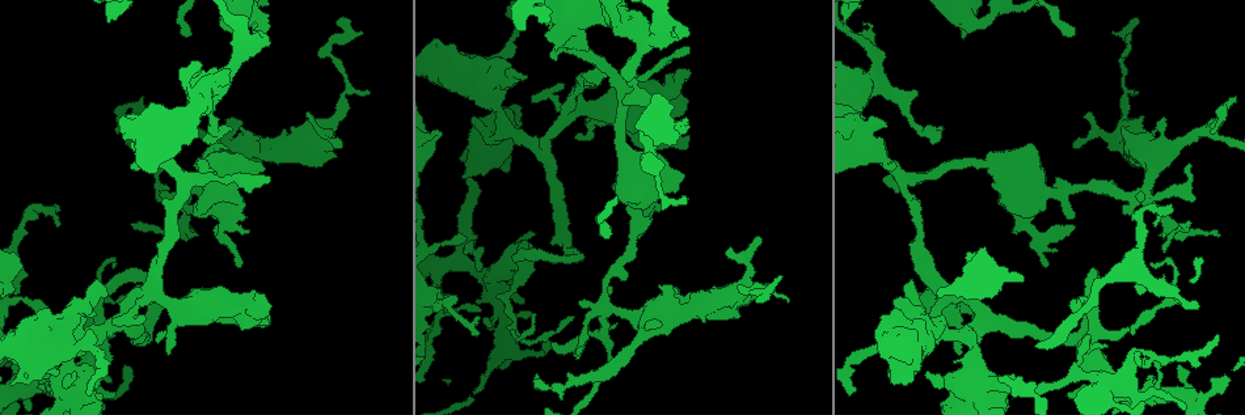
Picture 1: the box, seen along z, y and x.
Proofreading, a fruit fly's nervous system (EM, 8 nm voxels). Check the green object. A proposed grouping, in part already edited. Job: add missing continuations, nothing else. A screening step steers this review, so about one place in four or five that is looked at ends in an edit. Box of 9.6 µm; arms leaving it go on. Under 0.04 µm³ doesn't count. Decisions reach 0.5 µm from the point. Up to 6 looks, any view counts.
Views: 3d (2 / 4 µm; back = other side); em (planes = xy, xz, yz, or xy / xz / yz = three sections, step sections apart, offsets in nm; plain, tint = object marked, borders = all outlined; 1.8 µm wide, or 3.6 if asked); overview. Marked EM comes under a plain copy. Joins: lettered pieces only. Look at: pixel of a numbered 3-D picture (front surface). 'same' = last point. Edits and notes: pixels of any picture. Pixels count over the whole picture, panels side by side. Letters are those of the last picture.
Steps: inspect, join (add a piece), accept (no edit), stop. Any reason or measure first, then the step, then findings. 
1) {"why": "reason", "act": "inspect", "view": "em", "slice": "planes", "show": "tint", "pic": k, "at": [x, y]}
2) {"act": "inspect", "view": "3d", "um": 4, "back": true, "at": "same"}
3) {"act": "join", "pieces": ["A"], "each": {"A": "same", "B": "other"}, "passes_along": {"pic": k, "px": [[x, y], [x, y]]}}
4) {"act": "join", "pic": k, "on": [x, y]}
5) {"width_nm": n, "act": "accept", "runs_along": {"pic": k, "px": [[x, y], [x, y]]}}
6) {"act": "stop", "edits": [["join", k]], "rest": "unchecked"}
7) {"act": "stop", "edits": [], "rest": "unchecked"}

{"why": "tapers out", "act": "inspect", "view": "em", "slice": "xy", "step": 16, "show": "borders", "pic": 1, "at": [269, 181]}

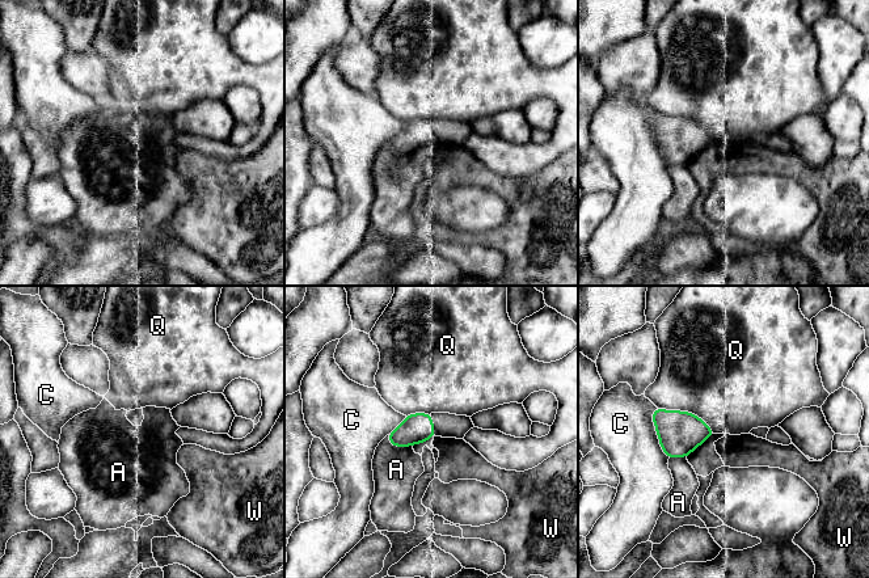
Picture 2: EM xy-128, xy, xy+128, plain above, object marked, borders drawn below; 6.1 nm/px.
{"act": "inspect", "view": "em", "slice": "planes", "show": "borders", "at": "same"}

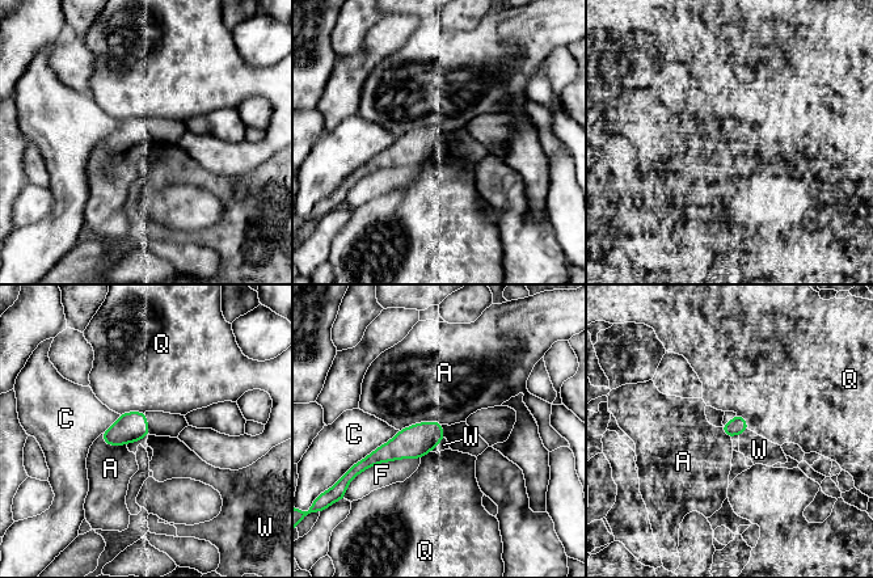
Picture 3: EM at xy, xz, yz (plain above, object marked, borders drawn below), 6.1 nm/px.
{"act": "accept", "each": {"A": "other", "C": "other", "F": "other", "Q": "other", "W": "other"}, "border": {"pic": 3, "px": [[749, 429], [739, 435]]}, "found": "none of them fits"}

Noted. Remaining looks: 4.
{"act": "inspect", "view": "em", "slice": "planes", "show": "borders", "pic": 1, "at": [338, 146]}

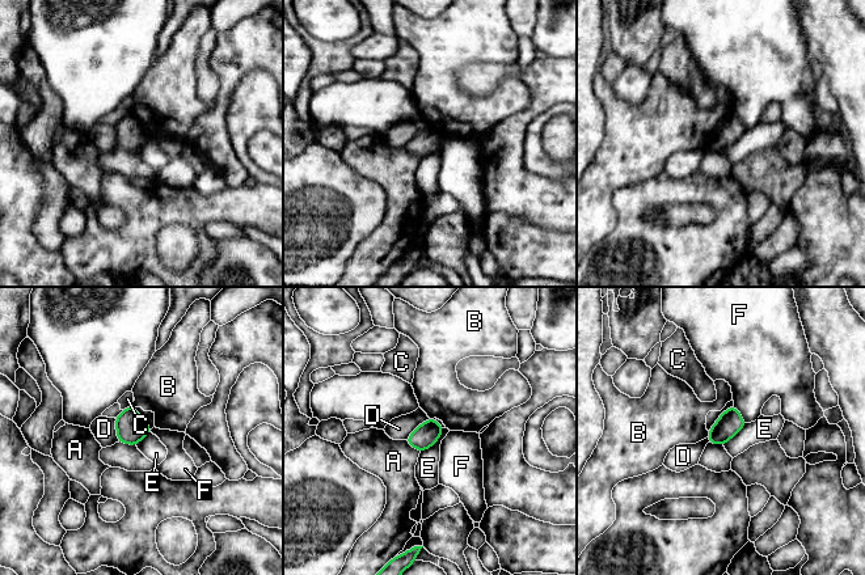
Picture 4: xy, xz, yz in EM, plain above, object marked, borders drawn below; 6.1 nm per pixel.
{"width_nm": 150, "act": "accept", "each": {"A": "other", "B": "other", "C": "other", "D": "other", "E": "other", "F": "other"}, "border": {"pic": 4, "px": [[444, 427], [441, 436], [420, 453]]}, "found": "none of them fits"}

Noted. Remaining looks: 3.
{"act": "inspect", "view": "3d", "um": 2, "back": true, "pic": 1, "at": [683, 129]}

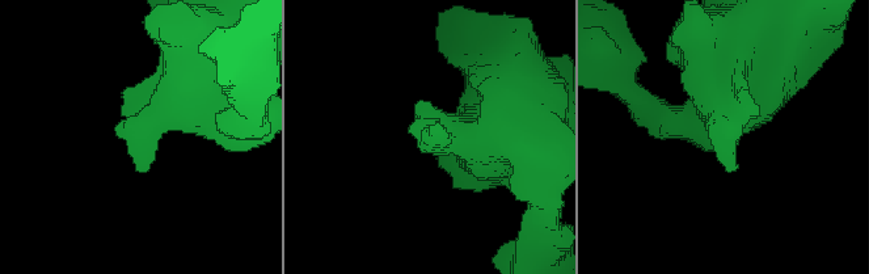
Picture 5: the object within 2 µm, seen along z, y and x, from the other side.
{"act": "inspect", "view": "em", "slice": "yz", "step": 8, "show": "borders", "pic": 5, "at": [136, 171]}

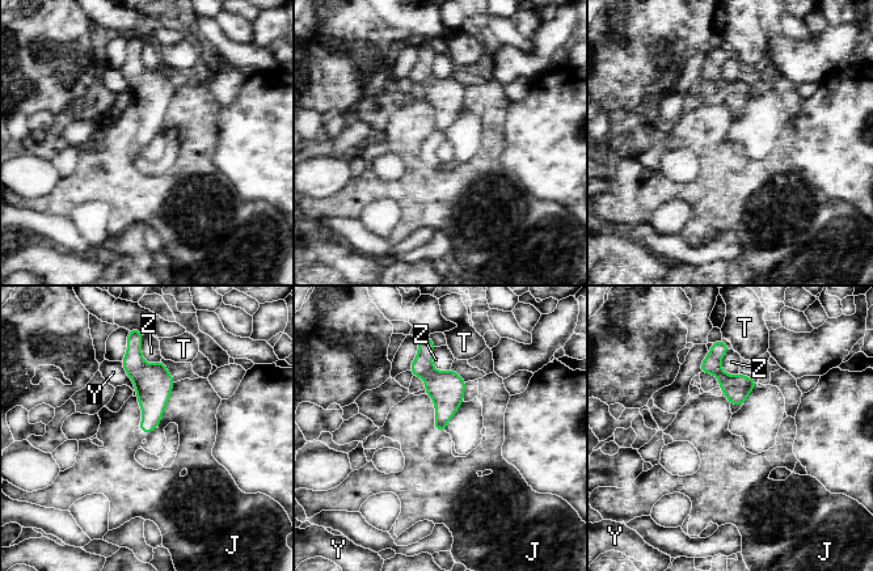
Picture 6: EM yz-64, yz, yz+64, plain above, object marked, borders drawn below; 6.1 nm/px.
{"why": "cut it another way", "act": "inspect", "view": "em", "slice": "planes", "show": "borders", "at": "same"}

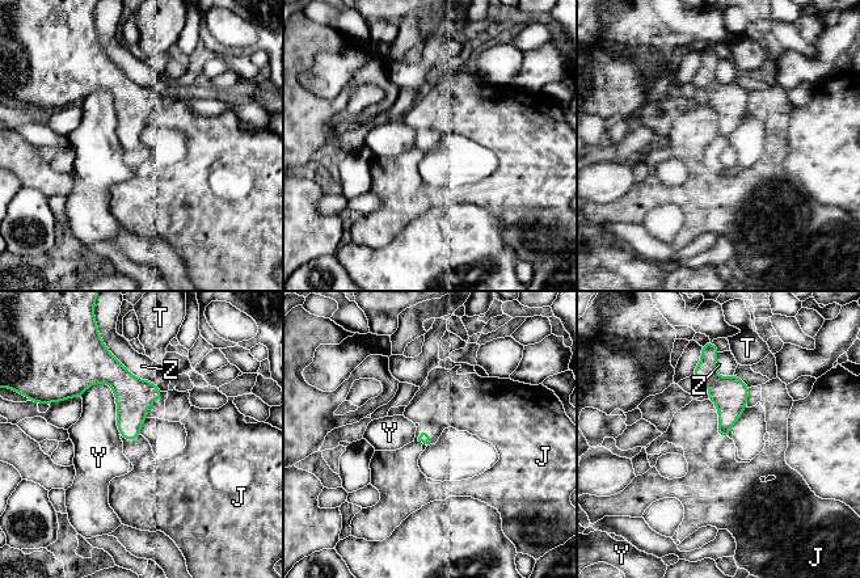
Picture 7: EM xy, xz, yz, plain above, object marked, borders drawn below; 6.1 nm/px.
{"act": "accept", "each": {"J": "other", "T": "other", "Y": "other", "Z": "other"}, "border": {"pic": 7, "px": [[709, 399], [717, 433], [728, 438]]}, "found": "none of them fits"}

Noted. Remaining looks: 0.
{"act": "stop", "edits": [], "rest": "unchecked"}

